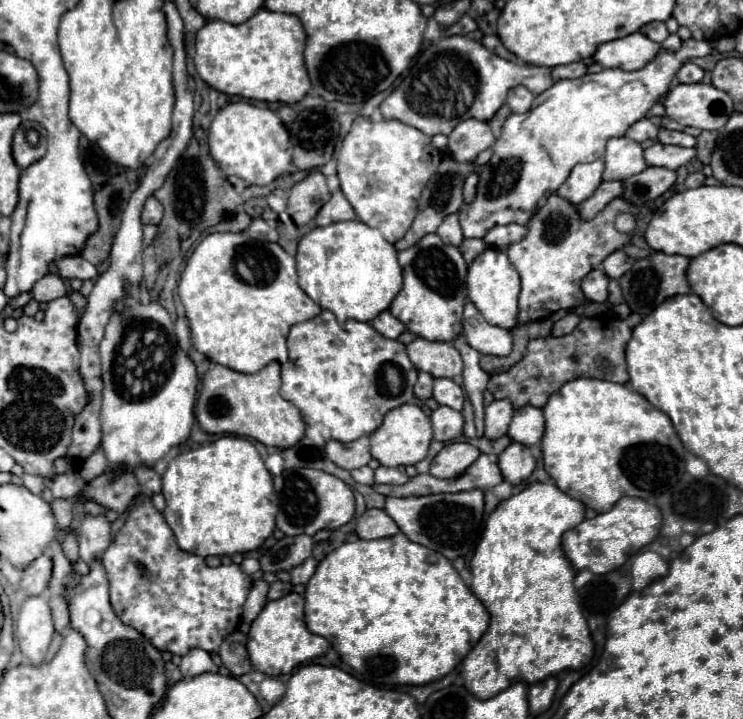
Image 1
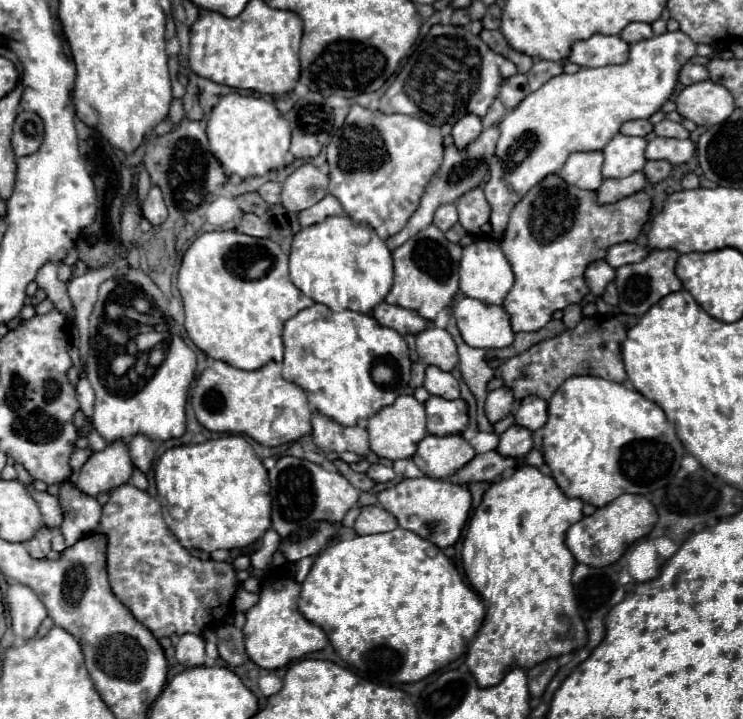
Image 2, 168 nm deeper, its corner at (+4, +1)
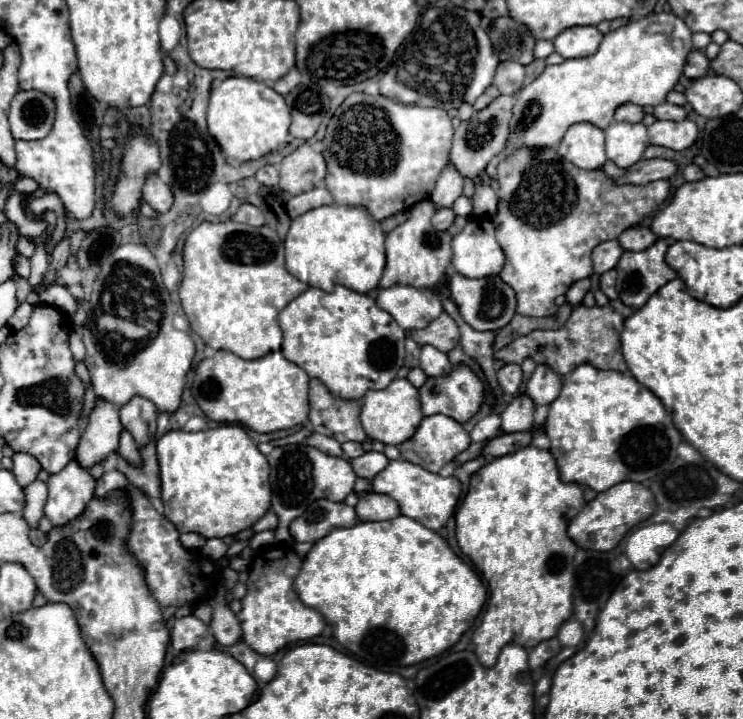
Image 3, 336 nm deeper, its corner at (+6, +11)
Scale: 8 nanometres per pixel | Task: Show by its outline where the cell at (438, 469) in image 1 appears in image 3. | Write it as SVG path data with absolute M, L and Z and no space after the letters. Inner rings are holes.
M435 414L435 416L425 416L423 418L423 422L417 428L415 436L409 438L407 442L399 444L399 452L401 452L401 458L403 460L413 462L413 464L419 464L419 466L423 466L429 472L439 472L457 454L461 454L463 450L467 450L469 444L471 444L471 438L469 438L469 434L465 432L465 428L459 422L455 422L449 416Z

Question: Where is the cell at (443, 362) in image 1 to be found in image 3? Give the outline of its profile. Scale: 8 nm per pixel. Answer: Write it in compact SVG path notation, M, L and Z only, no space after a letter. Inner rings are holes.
M443 312L437 320L433 320L429 326L411 332L411 338L419 344L419 346L435 346L441 352L449 352L455 348L455 344L459 342L459 328L457 324Z

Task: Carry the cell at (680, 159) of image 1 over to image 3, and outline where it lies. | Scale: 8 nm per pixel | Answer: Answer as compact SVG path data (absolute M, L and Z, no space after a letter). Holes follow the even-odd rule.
M689 118L681 122L657 120L649 126L649 142L655 146L665 146L675 152L689 148L697 138L697 124Z

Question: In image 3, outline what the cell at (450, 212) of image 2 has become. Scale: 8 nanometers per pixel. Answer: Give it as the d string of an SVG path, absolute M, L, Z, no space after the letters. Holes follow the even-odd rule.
M445 168L437 178L437 186L431 194L431 202L437 208L451 208L453 202L463 194L463 176L455 168Z

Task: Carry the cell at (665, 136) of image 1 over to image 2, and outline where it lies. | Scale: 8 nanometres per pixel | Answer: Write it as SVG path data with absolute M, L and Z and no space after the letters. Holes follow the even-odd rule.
M661 120L659 124L655 124L655 134L657 136L663 136L663 138L689 138L689 132L677 124L677 122L671 122L671 120Z

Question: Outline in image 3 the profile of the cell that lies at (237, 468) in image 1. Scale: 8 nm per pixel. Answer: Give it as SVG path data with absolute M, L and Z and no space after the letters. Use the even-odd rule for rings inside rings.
M223 424L203 432L167 432L157 440L157 462L161 470L161 499L165 504L165 516L179 532L197 532L203 538L235 536L241 530L251 528L271 506L269 462L243 426Z

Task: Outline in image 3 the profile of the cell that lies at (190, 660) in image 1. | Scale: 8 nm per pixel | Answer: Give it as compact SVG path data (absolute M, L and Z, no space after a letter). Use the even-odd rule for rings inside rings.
M185 616L173 622L171 644L175 650L193 650L209 634L209 628L195 616Z

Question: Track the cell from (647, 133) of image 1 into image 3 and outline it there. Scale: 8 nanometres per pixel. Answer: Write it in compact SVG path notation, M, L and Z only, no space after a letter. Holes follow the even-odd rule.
M623 104L615 110L615 120L617 122L631 122L633 124L633 122L641 122L643 116L645 116L645 112L637 104Z

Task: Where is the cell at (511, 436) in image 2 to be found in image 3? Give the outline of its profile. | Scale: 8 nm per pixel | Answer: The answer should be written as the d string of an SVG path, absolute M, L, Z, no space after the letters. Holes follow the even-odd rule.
M525 394L513 398L513 402L501 414L501 430L505 434L529 432L533 428L533 412L535 404Z

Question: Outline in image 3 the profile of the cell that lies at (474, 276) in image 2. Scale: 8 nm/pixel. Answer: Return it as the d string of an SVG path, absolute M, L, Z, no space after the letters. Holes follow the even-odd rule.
M471 218L453 238L451 248L451 264L465 278L497 276L503 270L505 254L495 240L495 226L489 218Z

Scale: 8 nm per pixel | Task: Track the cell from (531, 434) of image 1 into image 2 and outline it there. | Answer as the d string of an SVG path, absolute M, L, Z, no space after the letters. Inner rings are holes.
M525 396L515 410L515 418L519 426L525 426L535 432L547 422L547 402L537 396Z

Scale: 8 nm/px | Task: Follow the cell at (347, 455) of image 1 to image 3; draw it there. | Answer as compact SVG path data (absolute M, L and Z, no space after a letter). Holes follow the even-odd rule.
M319 380L309 382L311 424L317 434L331 436L337 442L365 442L365 430L359 420L361 404L335 398Z

